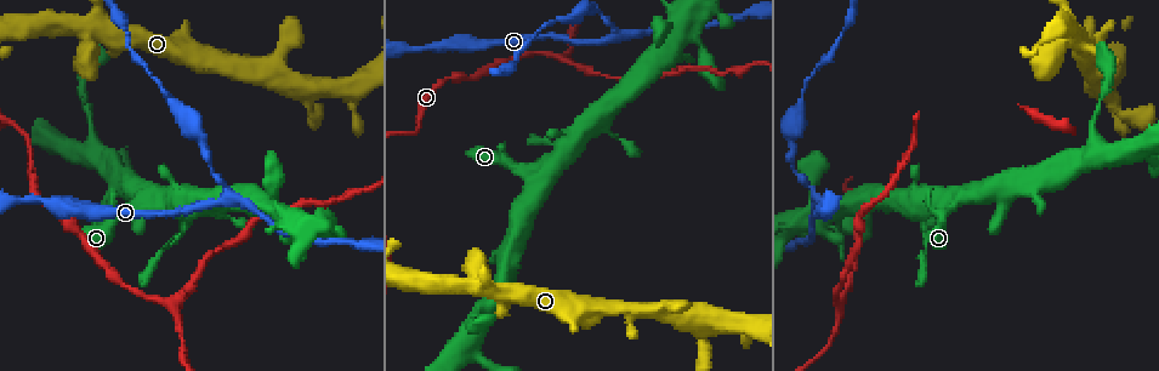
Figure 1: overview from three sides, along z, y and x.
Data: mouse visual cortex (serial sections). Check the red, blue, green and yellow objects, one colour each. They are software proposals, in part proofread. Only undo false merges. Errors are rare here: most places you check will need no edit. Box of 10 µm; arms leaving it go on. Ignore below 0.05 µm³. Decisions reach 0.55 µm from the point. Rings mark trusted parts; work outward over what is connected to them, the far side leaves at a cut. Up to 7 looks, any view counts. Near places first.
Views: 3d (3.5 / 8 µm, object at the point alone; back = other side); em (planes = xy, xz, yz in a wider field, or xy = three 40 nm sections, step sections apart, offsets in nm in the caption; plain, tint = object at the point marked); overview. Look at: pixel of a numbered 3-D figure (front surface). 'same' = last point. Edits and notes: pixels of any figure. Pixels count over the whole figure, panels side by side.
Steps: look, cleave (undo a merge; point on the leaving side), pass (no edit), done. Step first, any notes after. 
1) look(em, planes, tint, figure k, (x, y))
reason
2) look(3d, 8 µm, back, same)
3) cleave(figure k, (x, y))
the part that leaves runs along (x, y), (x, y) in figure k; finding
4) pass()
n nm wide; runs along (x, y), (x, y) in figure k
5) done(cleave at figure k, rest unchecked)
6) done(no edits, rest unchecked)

look(3d, 8 µm, back, figure 1, (1005, 198))

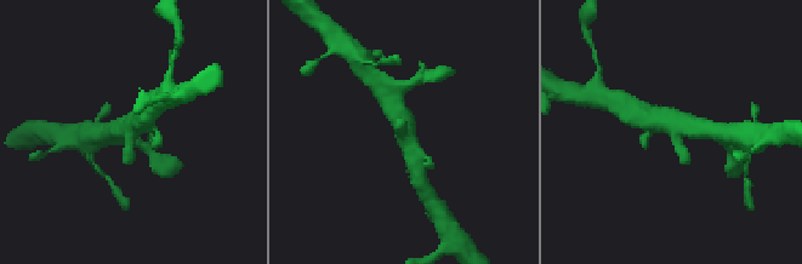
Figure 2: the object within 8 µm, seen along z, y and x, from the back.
look(3d, 3.5 µm, same)
zoom in

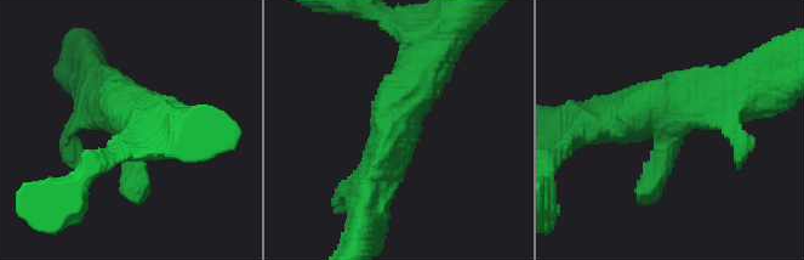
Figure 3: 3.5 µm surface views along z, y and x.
look(em, xy, step 2, tint, figure 3, (672, 129))
shape alone is not enough

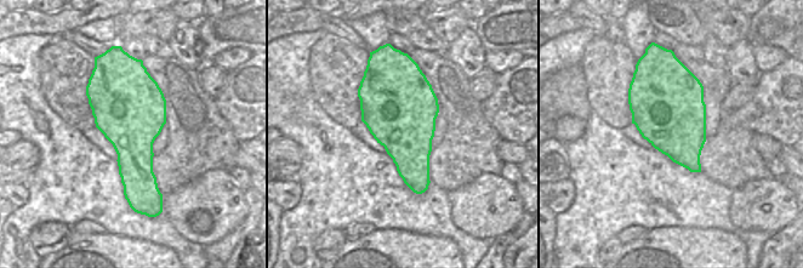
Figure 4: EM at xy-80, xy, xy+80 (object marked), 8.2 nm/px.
pass()
arms of 300, 500, 500 nm; runs along (426, 60), (369, 197) in figure 3; all the same cell

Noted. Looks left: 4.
look(3d, 3.5 µm, back, figure 1, (583, 126))
abrupt turn

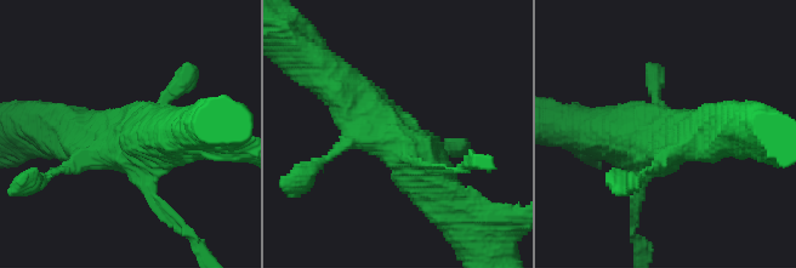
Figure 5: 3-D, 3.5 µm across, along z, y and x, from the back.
look(em, xy, step 2, tint, figure 5, (118, 137))
need the tissue

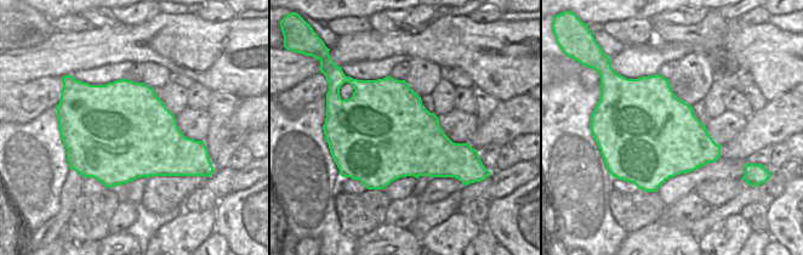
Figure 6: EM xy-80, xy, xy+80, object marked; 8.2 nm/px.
look(em, planes, tint, same)

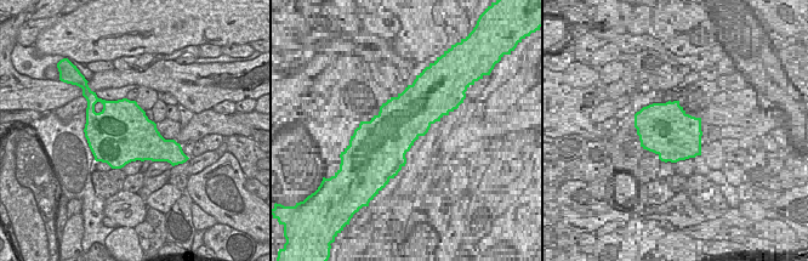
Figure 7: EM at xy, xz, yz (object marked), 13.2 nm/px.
pass()
850 nm wide; runs along (456, 218), (413, 153), (352, 97) in figure 5; continuous, no second cell

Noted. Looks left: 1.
done(no edits, rest unchecked)

